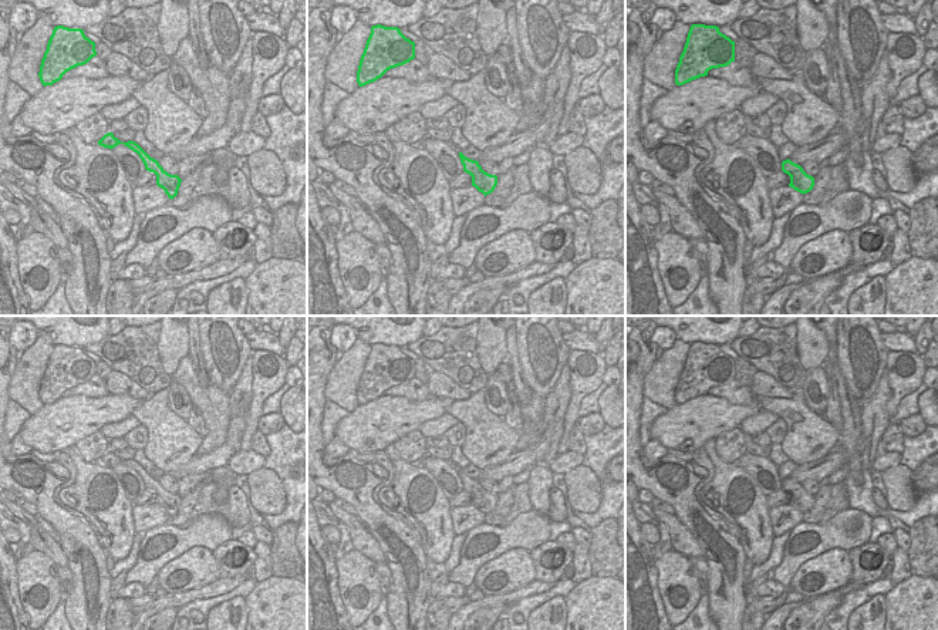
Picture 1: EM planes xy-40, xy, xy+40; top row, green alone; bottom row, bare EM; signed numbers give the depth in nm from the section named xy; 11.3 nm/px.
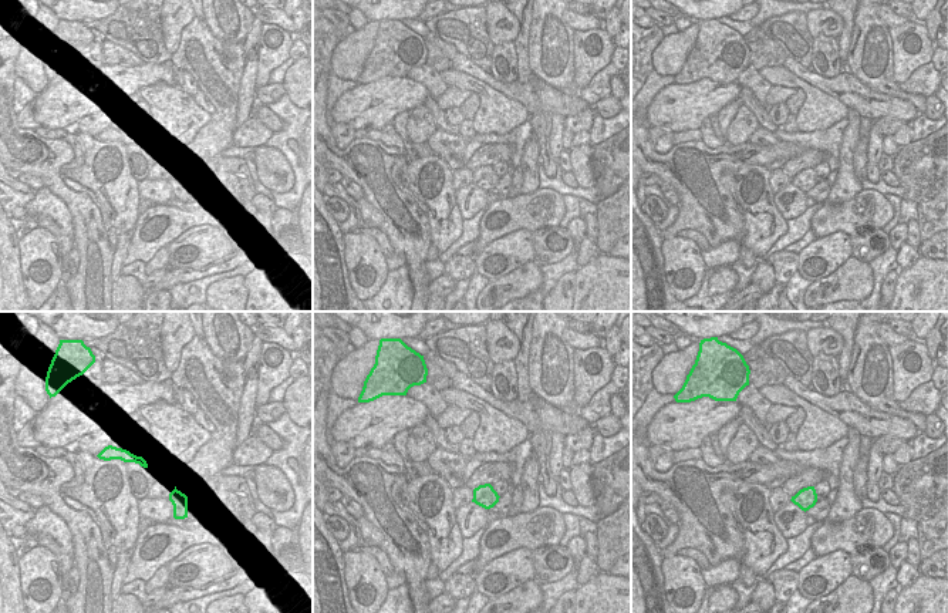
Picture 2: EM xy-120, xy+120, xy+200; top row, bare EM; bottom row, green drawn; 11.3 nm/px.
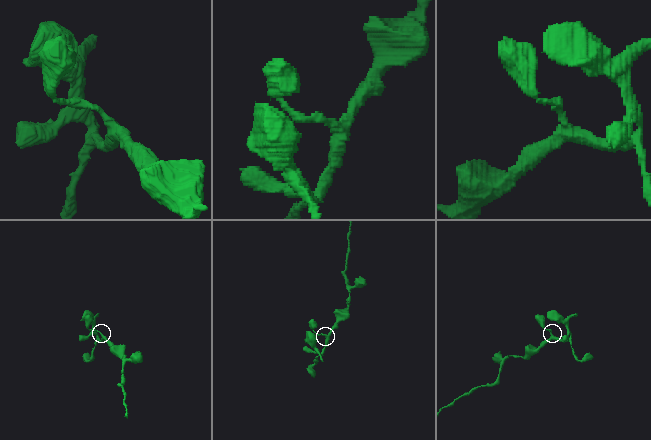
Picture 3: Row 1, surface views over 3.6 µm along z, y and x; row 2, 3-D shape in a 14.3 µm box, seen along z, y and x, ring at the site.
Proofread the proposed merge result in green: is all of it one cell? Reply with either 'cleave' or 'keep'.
keep

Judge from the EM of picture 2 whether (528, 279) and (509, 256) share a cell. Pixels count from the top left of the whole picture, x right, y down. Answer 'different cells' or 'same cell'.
different cells

